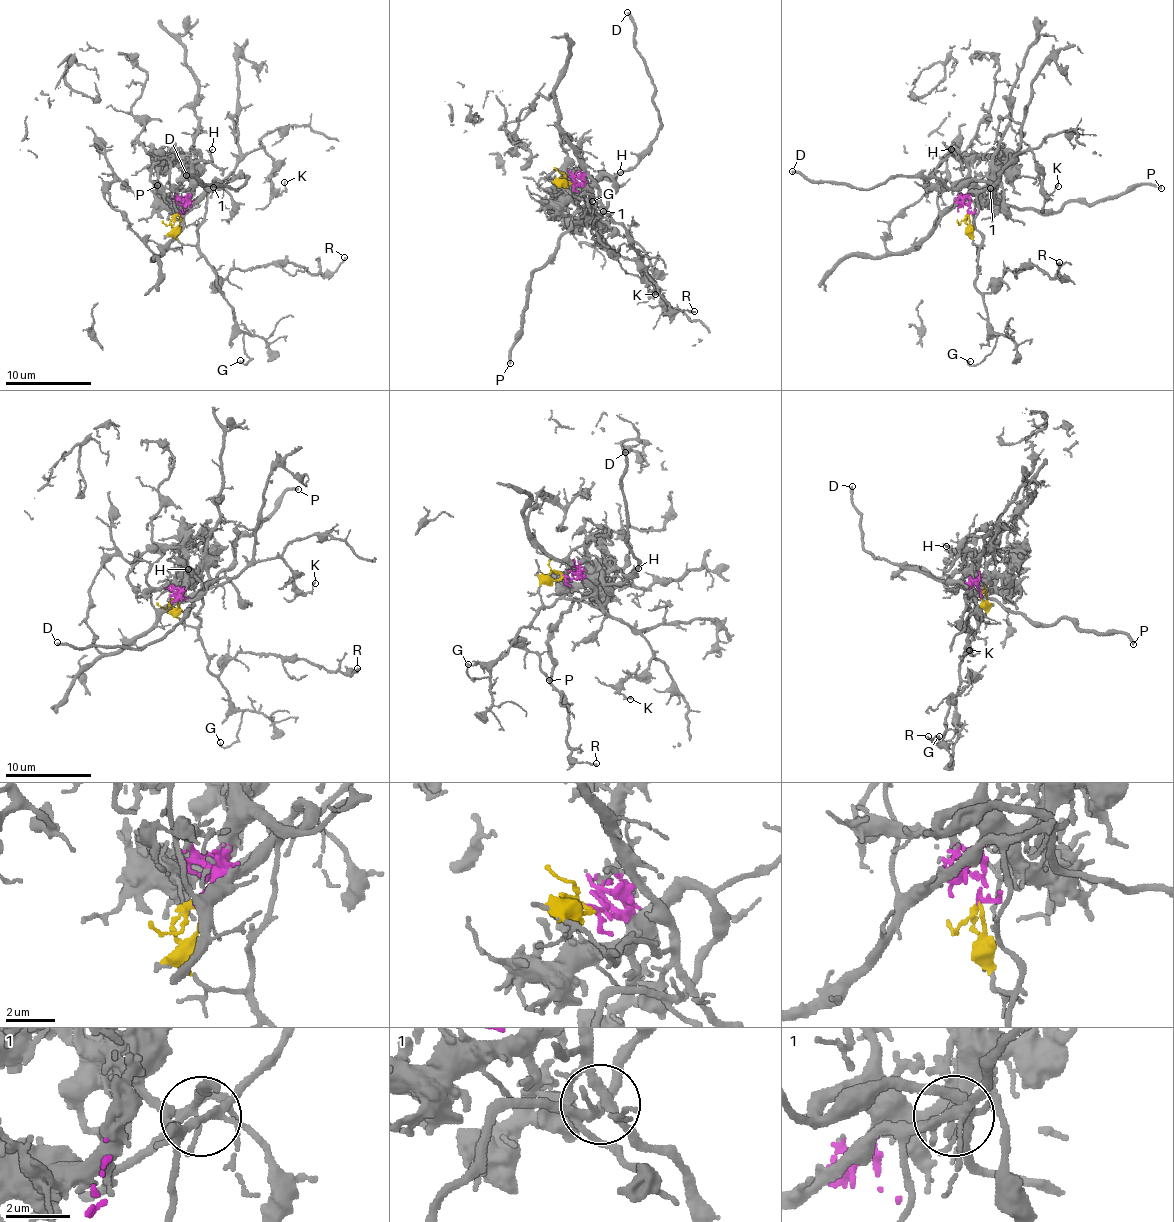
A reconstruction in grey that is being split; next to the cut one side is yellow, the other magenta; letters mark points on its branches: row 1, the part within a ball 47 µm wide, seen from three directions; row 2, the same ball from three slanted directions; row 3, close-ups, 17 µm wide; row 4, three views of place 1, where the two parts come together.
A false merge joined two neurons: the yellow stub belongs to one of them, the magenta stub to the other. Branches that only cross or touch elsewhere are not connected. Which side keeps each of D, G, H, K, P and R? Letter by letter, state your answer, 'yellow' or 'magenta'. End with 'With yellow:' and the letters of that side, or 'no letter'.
D: magenta
G: yellow
H: magenta
K: yellow
P: magenta
R: yellow
With yellow: G, K, R

